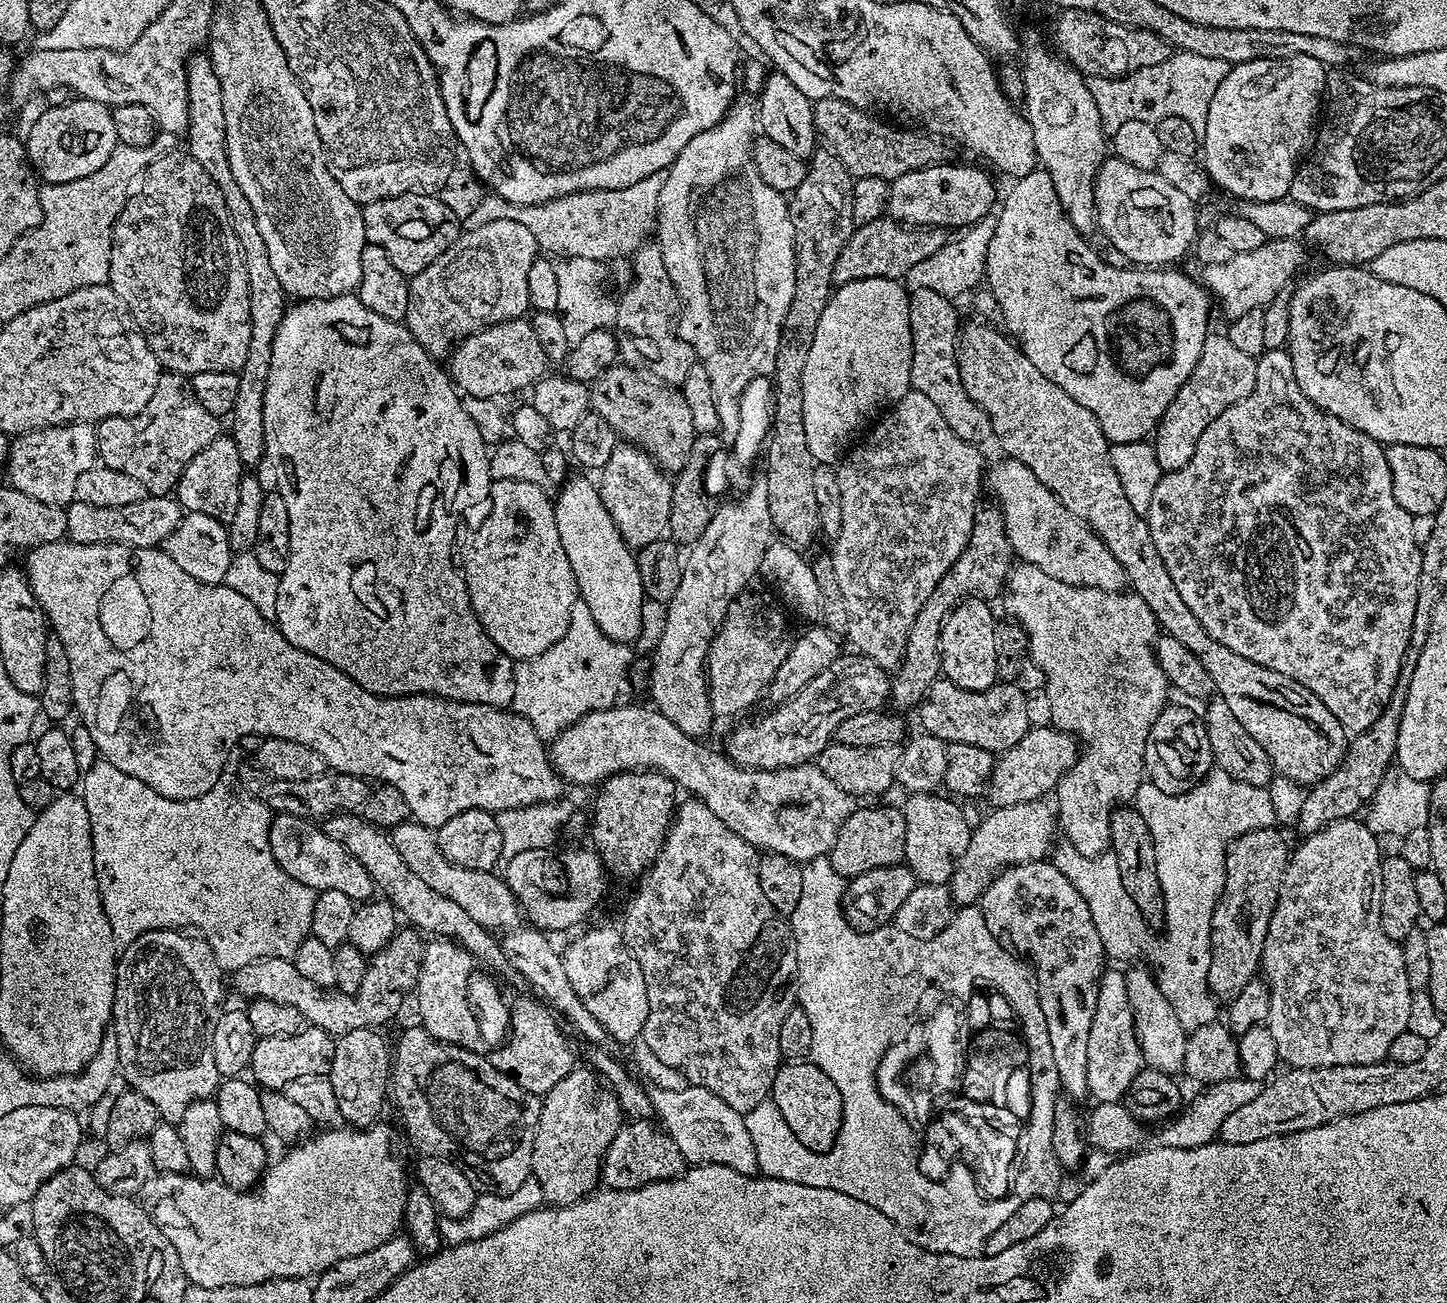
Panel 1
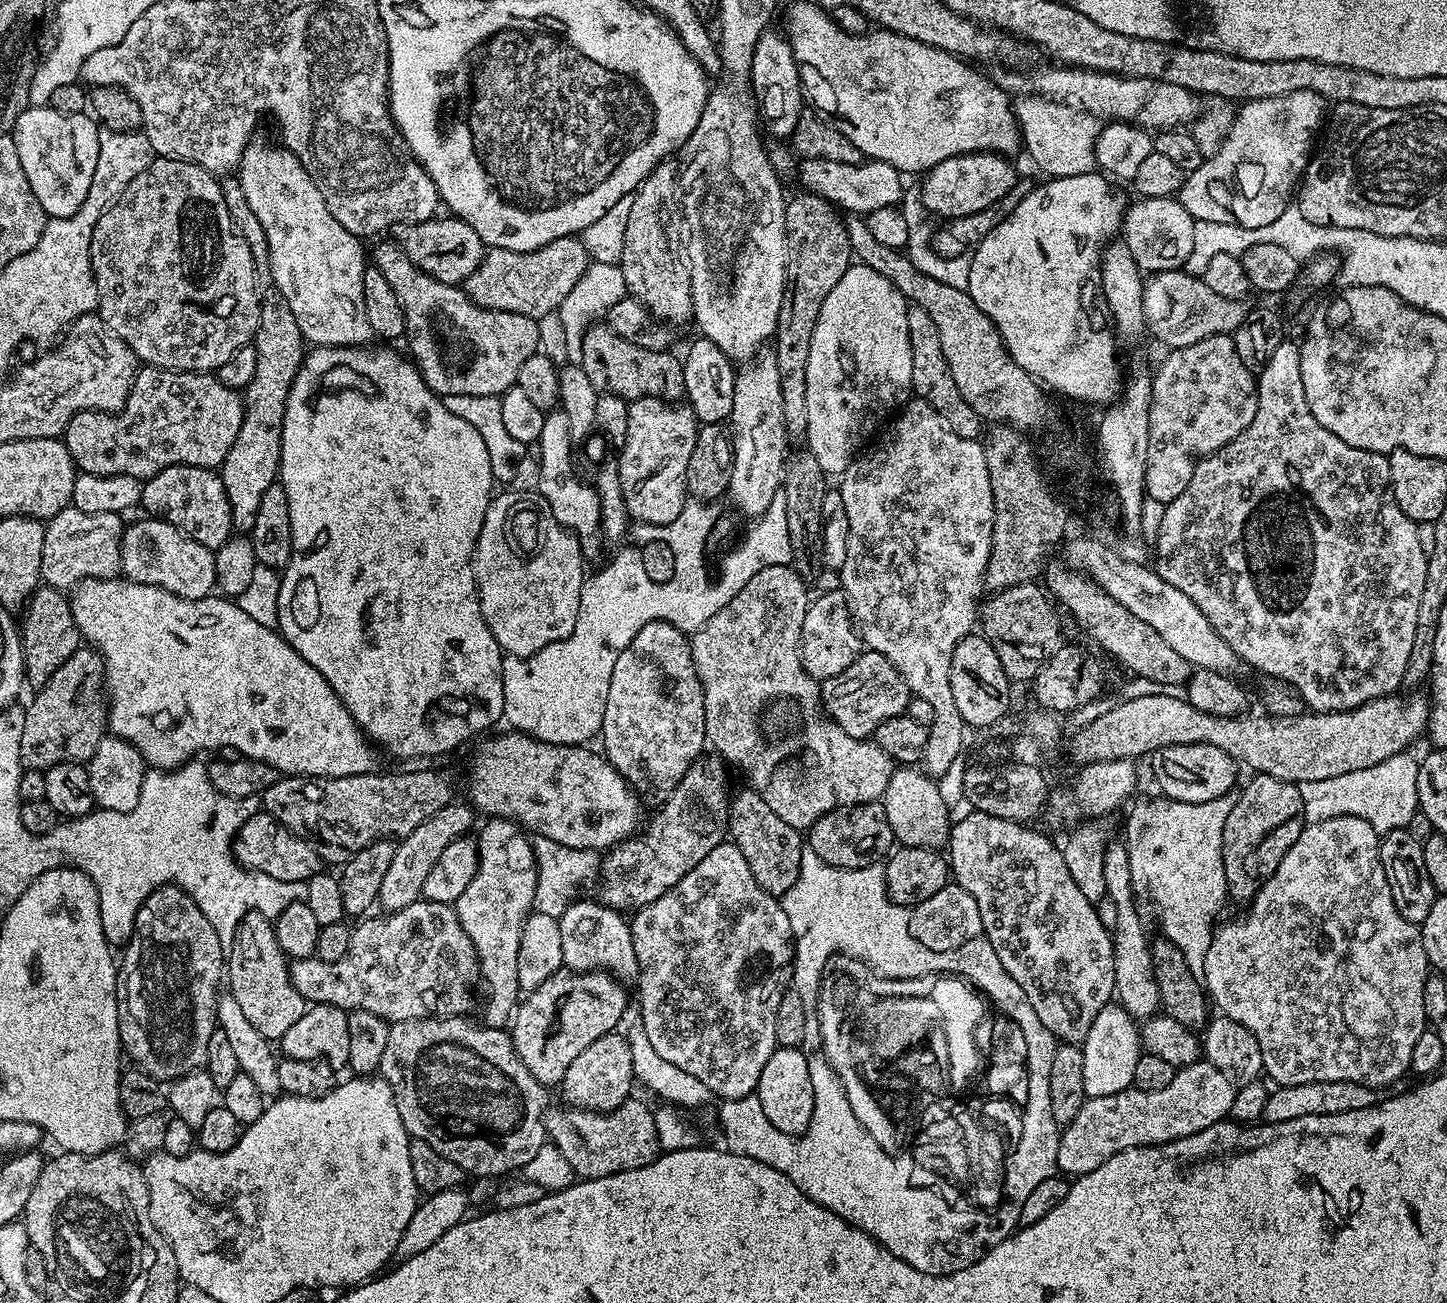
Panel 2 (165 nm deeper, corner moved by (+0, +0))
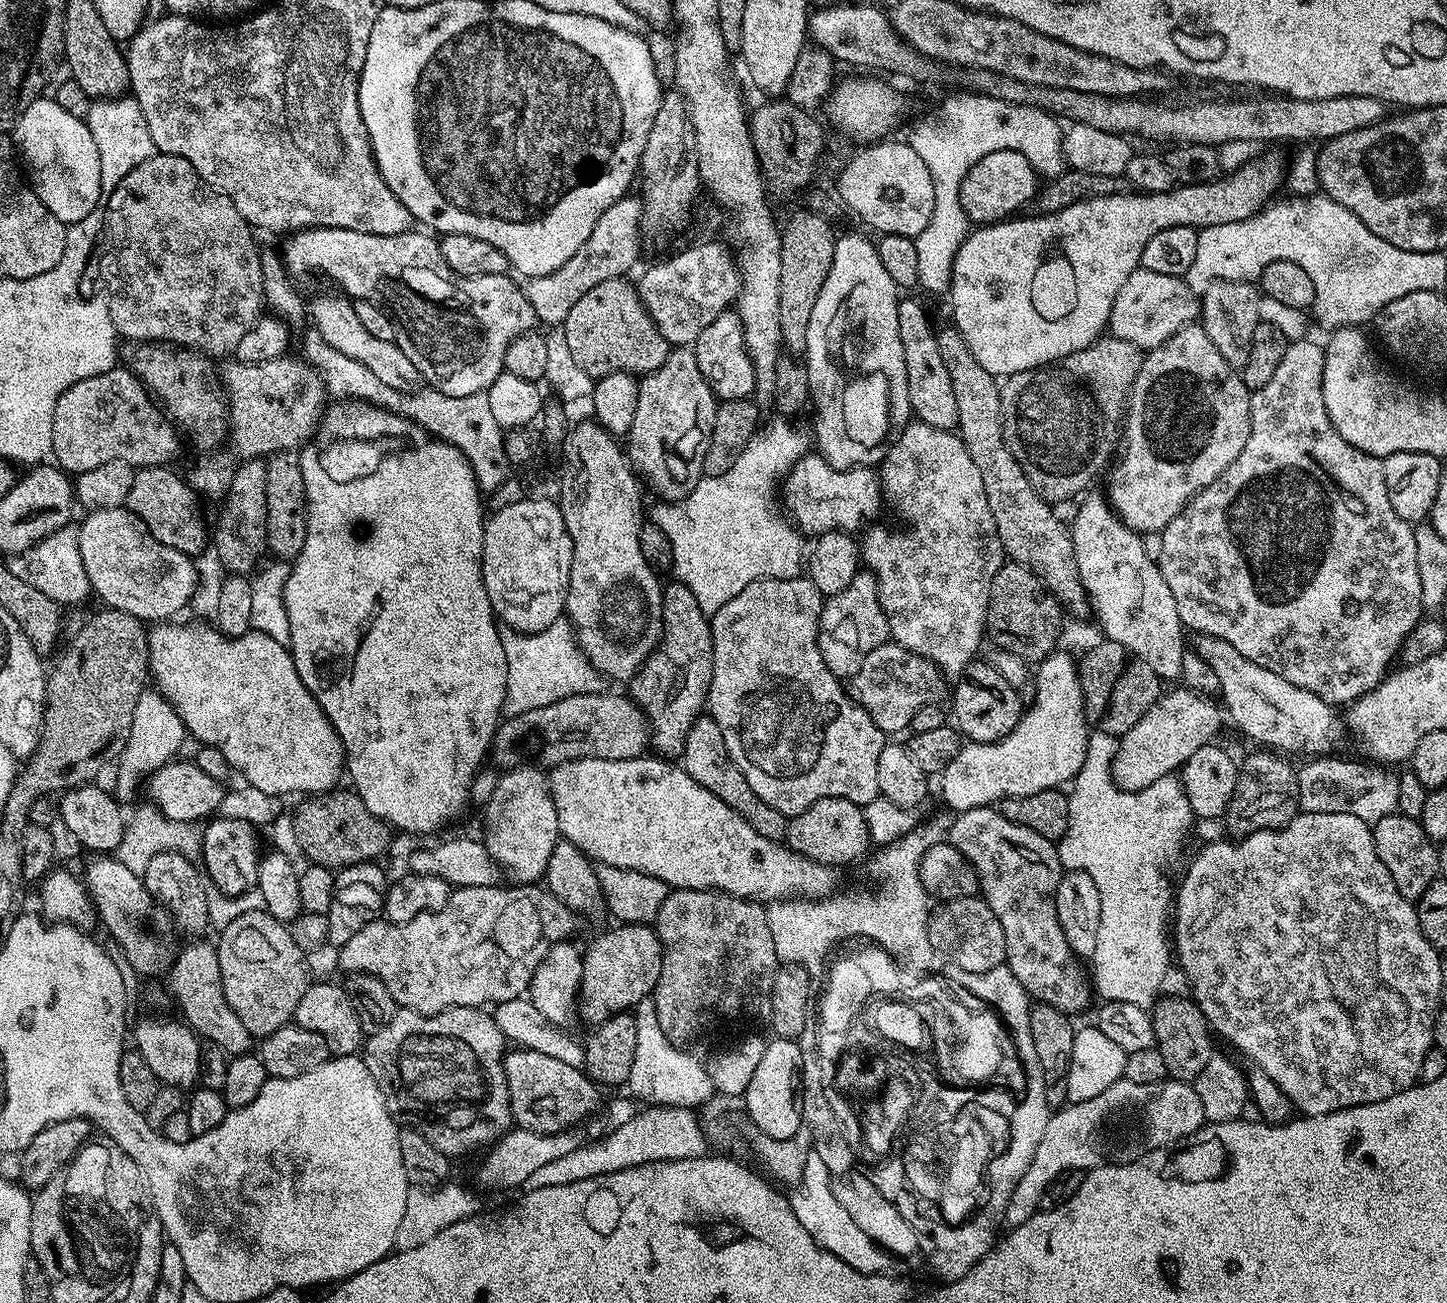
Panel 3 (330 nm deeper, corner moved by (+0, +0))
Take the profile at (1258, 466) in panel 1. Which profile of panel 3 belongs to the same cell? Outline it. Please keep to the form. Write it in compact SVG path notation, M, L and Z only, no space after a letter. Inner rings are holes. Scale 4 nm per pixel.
M1312 338L1294 340L1289 343L1286 354L1282 358L1282 363L1274 369L1270 382L1266 382L1266 386L1257 388L1252 392L1252 401L1250 402L1250 438L1246 438L1246 446L1242 446L1242 454L1238 454L1238 458L1234 458L1234 462L1230 462L1230 466L1226 466L1226 470L1218 479L1210 482L1210 486L1203 488L1165 526L1162 532L1162 554L1158 563L1162 578L1166 578L1166 586L1170 586L1170 594L1174 594L1174 606L1178 606L1178 618L1185 629L1192 631L1193 628L1193 633L1222 638L1226 642L1230 642L1230 646L1234 646L1234 650L1238 650L1238 654L1242 654L1242 658L1250 658L1250 662L1258 662L1258 666L1266 666L1266 670L1271 670L1273 674L1279 674L1280 677L1286 678L1286 682L1294 682L1294 686L1302 686L1302 690L1310 690L1310 694L1318 694L1318 698L1322 698L1333 706L1341 706L1340 704L1348 706L1351 705L1353 700L1357 700L1359 696L1366 695L1367 692L1384 683L1390 669L1393 667L1392 659L1395 656L1397 659L1401 655L1406 638L1419 626L1426 609L1422 602L1422 578L1418 578L1418 546L1414 546L1414 527L1407 520L1398 518L1398 514L1394 514L1394 506L1390 506L1390 494L1386 494L1386 474L1384 473L1383 459L1379 456L1371 456L1354 446L1350 446L1346 442L1346 438L1342 438L1342 434L1338 434L1338 430L1334 430L1334 426L1330 422L1330 414L1326 414L1326 402L1322 400L1323 370L1324 348L1321 345L1316 345Z

